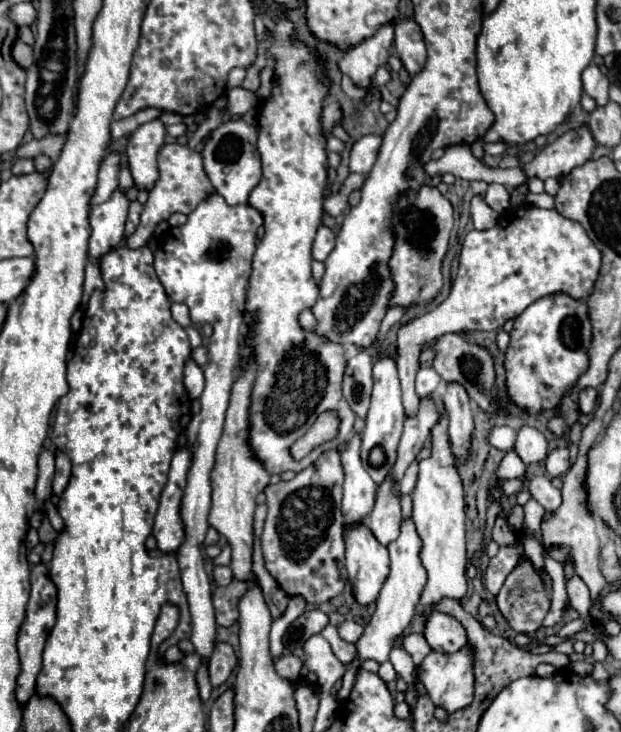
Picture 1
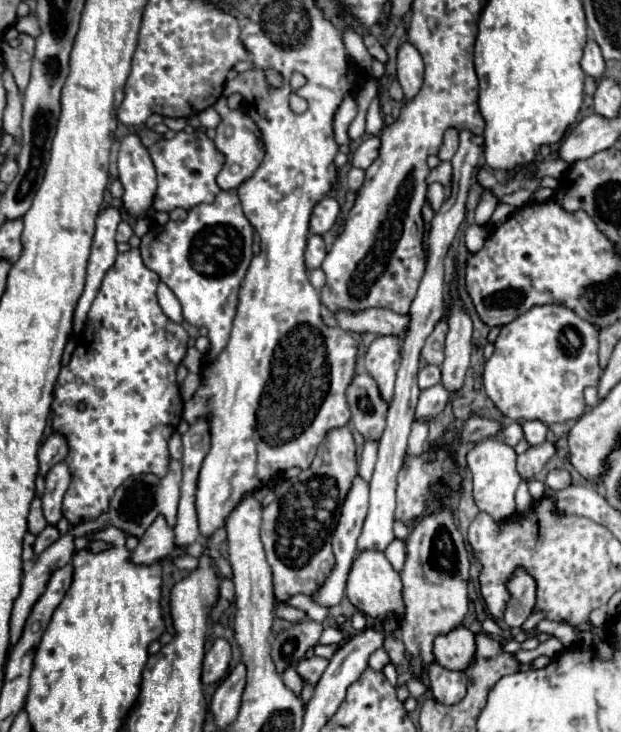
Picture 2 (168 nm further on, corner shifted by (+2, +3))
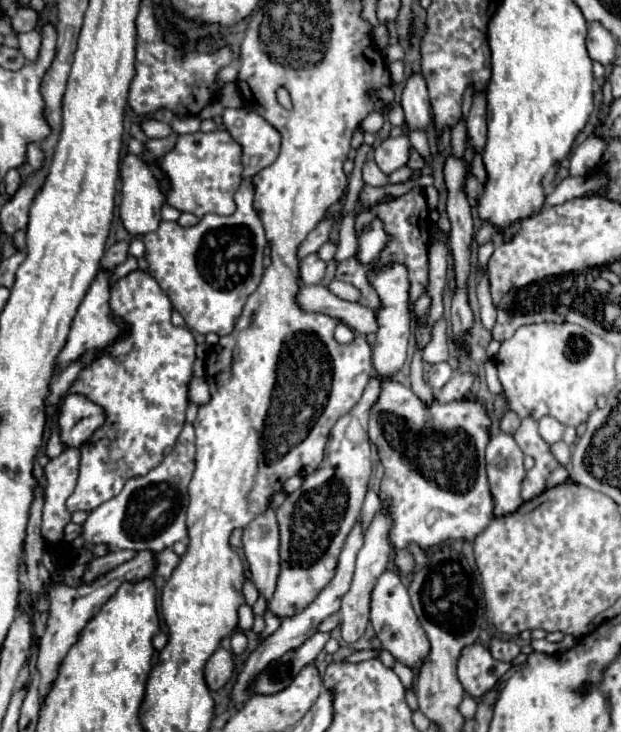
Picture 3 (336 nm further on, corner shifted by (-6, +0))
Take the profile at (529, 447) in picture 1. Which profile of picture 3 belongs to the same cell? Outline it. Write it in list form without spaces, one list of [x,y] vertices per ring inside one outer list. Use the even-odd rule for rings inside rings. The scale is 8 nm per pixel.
[[[542,417],[538,423],[540,423],[540,435],[544,441],[556,443],[562,439],[562,433],[566,427],[562,423],[558,423],[554,417]]]

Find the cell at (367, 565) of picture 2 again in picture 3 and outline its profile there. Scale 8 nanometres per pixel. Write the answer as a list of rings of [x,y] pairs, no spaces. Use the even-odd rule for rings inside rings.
[[[384,571],[372,591],[372,609],[370,609],[370,621],[374,625],[376,637],[382,643],[382,649],[390,651],[396,661],[410,669],[422,667],[422,659],[430,653],[430,643],[426,643],[426,633],[422,631],[418,617],[412,609],[410,595],[406,587],[400,581],[400,575],[396,571]]]

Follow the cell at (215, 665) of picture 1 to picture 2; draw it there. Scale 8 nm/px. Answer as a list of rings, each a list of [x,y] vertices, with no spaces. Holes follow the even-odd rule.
[[[224,638],[214,640],[212,648],[204,656],[204,670],[202,670],[202,682],[212,684],[218,682],[226,676],[228,666],[230,666],[230,644]]]

